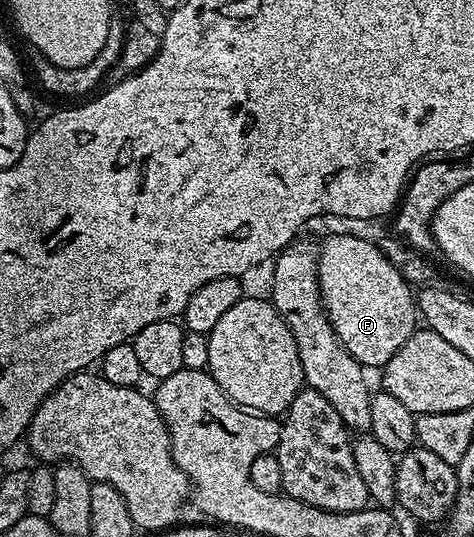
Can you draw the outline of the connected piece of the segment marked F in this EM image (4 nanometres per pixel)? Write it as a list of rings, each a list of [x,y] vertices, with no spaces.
[[[329,233],[326,238],[317,249],[317,282],[321,288],[321,303],[325,314],[329,316],[331,327],[341,344],[362,367],[383,367],[391,359],[391,355],[395,355],[395,351],[399,351],[399,347],[407,343],[413,330],[418,328],[419,310],[414,290],[385,258],[380,244],[359,239],[350,233]]]

